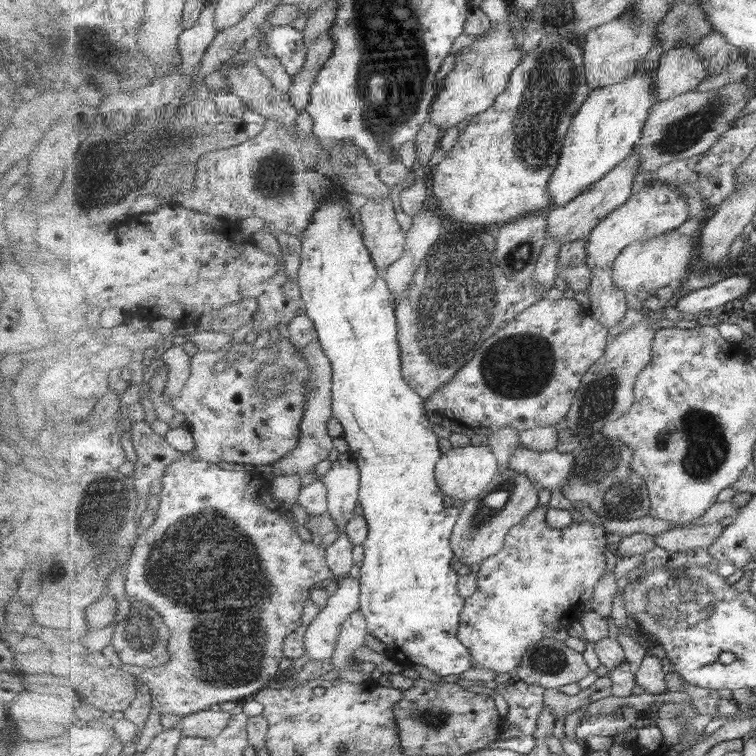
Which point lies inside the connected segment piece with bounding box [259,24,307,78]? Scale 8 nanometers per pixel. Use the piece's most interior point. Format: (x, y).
(287, 42)

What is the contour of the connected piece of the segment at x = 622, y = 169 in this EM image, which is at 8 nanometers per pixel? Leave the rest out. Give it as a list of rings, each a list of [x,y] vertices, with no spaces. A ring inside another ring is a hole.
[[[633,153],[621,164],[617,165],[607,176],[593,183],[591,187],[585,189],[569,204],[553,206],[549,210],[547,218],[547,231],[549,231],[547,236],[559,237],[563,241],[561,246],[569,243],[569,241],[577,241],[577,239],[589,237],[590,233],[607,218],[607,215],[621,208],[633,196],[633,184],[635,184],[635,176],[639,172],[639,167],[637,167],[639,164],[641,164],[641,157],[637,153]]]

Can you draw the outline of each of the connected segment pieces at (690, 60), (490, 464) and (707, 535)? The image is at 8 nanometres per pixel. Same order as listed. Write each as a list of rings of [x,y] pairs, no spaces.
[[[691,43],[662,53],[659,62],[655,91],[660,101],[691,92],[710,76],[707,59]]]
[[[475,442],[464,447],[453,446],[436,467],[437,484],[444,494],[462,501],[477,498],[499,473],[499,461],[490,445],[482,446]]]
[[[714,522],[703,526],[675,526],[655,535],[657,545],[672,553],[687,552],[695,549],[709,549],[723,534],[723,524]]]

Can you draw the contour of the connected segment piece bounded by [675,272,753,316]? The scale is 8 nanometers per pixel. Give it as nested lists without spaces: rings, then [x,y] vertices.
[[[733,272],[726,280],[714,286],[687,293],[678,300],[675,307],[683,314],[705,316],[713,310],[720,310],[727,302],[744,299],[751,293],[751,286],[753,280],[749,276]]]

